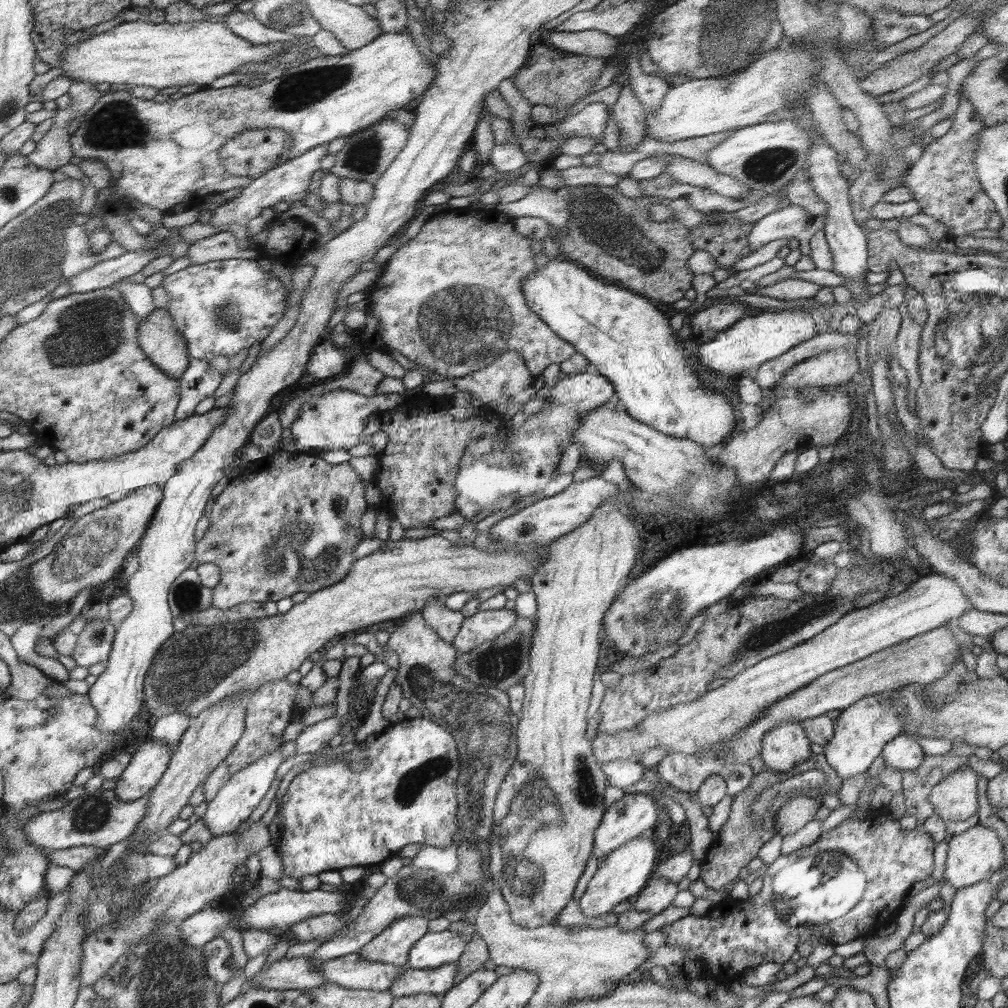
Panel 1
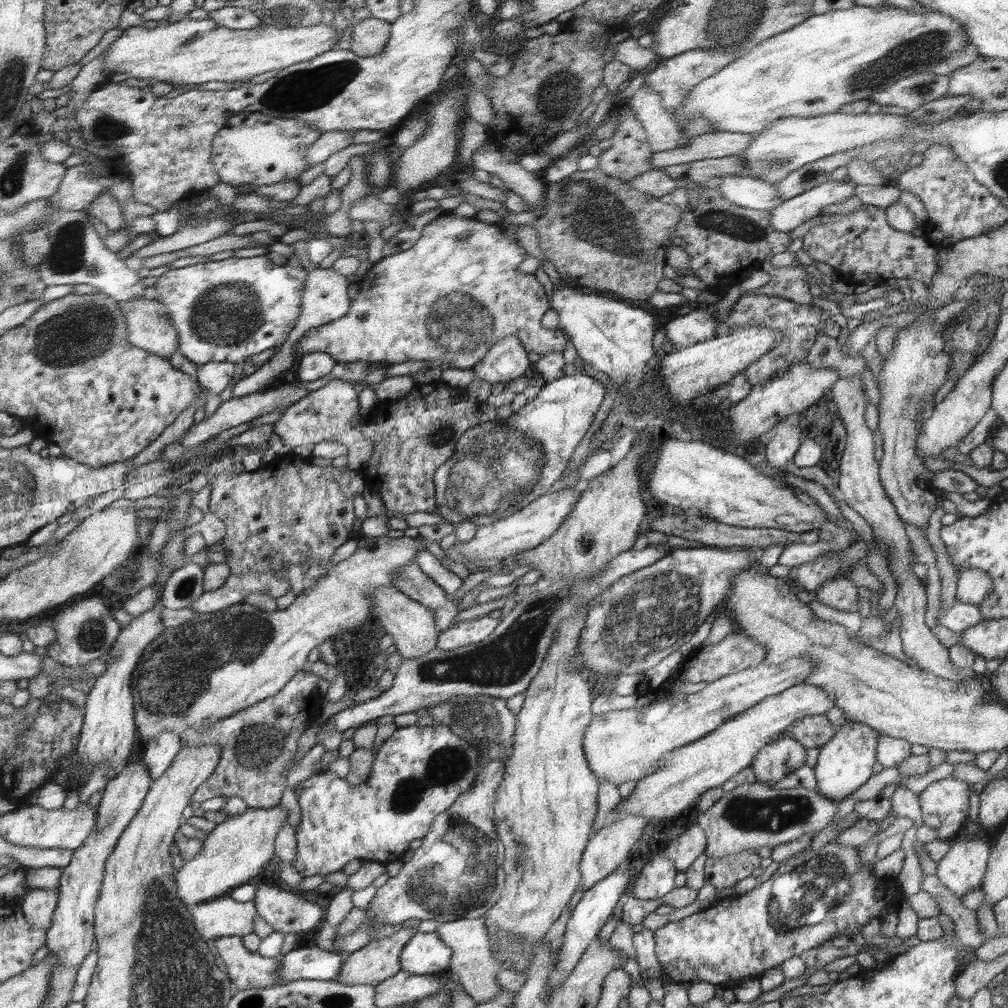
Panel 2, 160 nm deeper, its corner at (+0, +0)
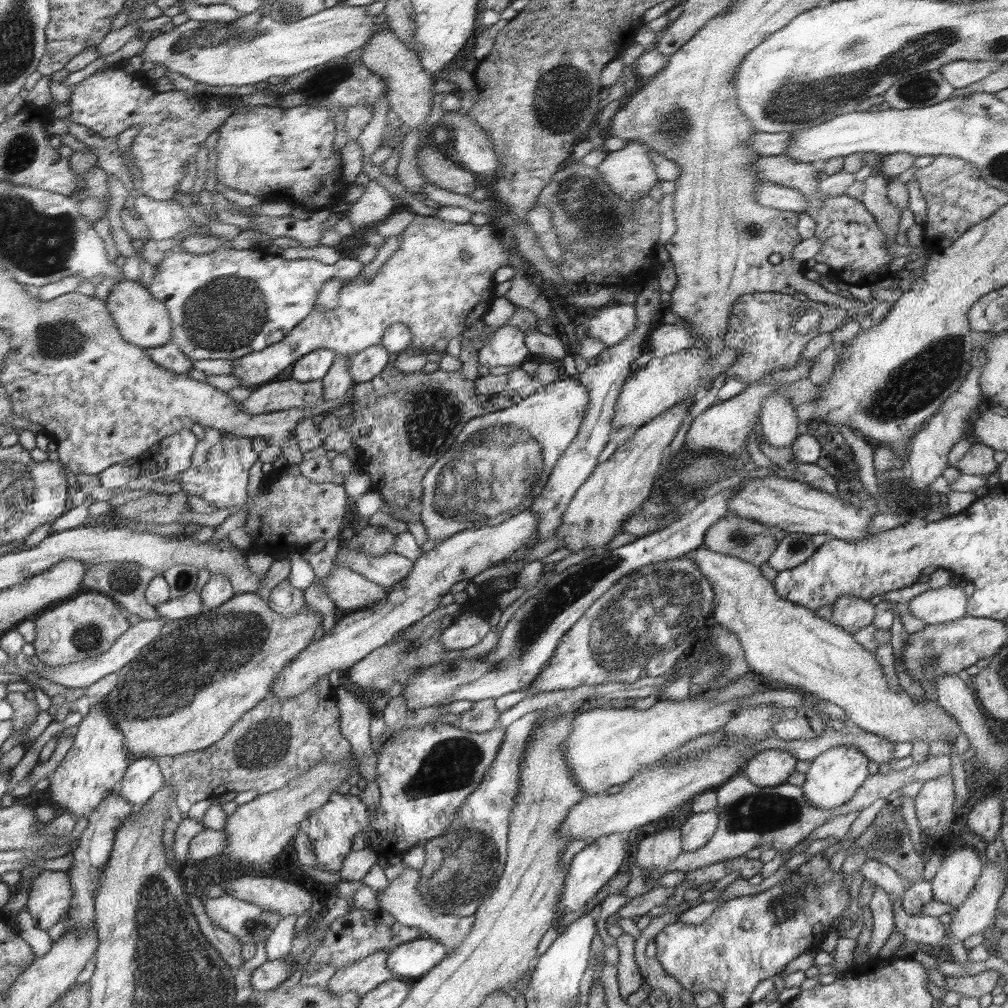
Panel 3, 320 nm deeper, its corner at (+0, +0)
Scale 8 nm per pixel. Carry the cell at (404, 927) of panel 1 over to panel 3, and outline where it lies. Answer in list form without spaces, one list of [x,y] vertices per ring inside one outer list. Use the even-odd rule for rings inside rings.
[[[391,950],[372,954],[335,972],[328,982],[328,991],[332,995],[342,995],[348,992],[360,997],[371,993],[384,982],[394,978],[391,968],[388,968]]]

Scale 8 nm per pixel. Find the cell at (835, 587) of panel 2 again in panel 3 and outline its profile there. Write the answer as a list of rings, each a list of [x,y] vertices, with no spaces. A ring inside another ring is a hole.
[[[844,595],[832,606],[832,622],[844,630],[855,633],[872,624],[876,612],[869,600]]]

